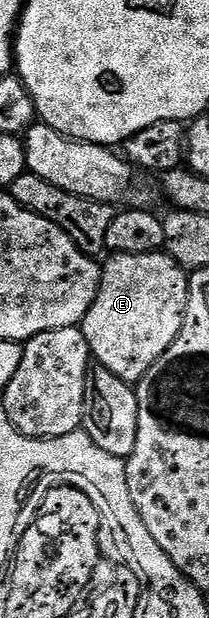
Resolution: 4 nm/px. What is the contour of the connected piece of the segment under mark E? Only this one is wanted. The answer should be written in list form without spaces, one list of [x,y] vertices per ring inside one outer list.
[[[165,251],[144,255],[116,253],[107,256],[102,265],[102,282],[96,295],[96,303],[92,303],[80,326],[84,339],[88,339],[91,358],[101,368],[112,371],[112,375],[120,379],[131,383],[141,381],[152,363],[156,363],[156,359],[160,359],[160,355],[164,355],[164,351],[168,351],[168,347],[172,347],[172,343],[180,335],[189,294],[190,278],[187,270],[174,262]]]

